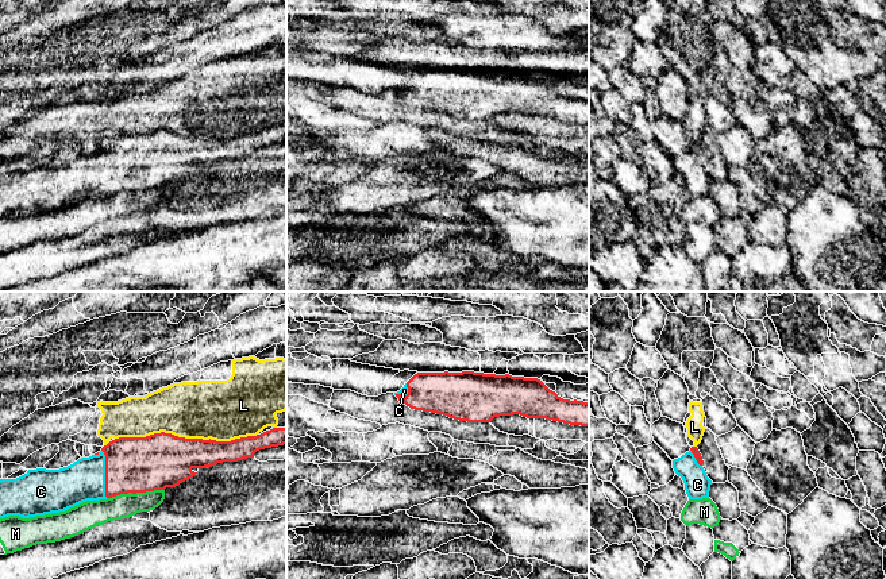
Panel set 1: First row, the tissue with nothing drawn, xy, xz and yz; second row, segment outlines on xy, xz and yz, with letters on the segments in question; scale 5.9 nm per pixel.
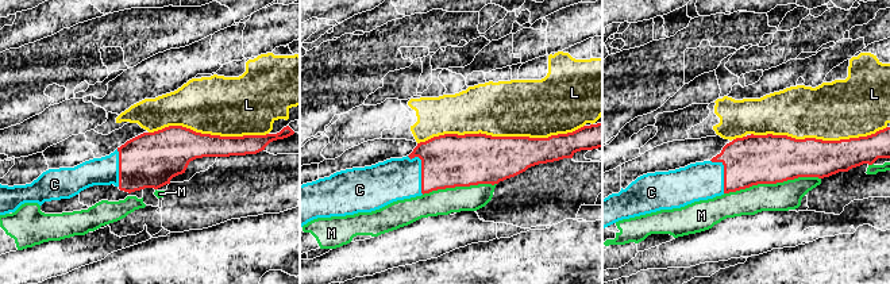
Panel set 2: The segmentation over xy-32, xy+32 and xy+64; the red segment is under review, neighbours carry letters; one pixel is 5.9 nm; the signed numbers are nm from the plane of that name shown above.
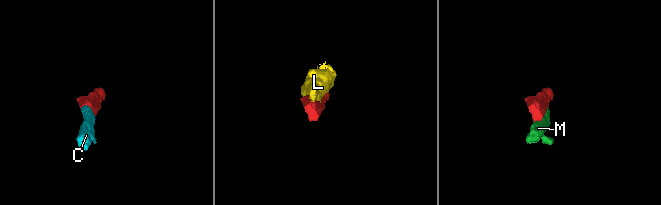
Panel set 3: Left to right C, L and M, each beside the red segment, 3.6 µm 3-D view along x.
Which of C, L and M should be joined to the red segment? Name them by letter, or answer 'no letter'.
C

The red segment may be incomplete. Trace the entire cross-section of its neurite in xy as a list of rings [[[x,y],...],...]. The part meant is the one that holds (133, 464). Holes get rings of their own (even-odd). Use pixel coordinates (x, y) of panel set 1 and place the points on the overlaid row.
[[[273,428],[257,436],[231,441],[185,439],[172,433],[154,433],[146,437],[119,437],[109,441],[100,452],[81,458],[59,470],[28,470],[16,479],[0,479],[0,518],[23,518],[65,512],[86,501],[112,498],[120,494],[136,494],[176,487],[197,472],[223,462],[254,458],[259,449],[286,444],[286,428]]]

